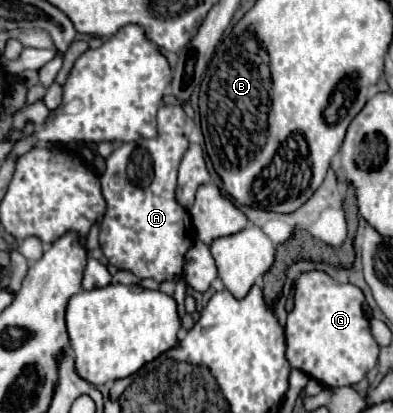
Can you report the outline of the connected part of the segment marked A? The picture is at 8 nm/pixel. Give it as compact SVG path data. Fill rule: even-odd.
M165 105L159 109L159 135L155 139L139 139L135 143L121 143L107 157L107 169L101 175L103 197L107 201L107 213L99 225L99 245L103 255L117 269L131 271L137 277L151 277L155 281L177 281L183 275L183 261L191 243L191 219L189 213L175 199L177 167L181 155L189 147L189 133L193 121L179 105Z

